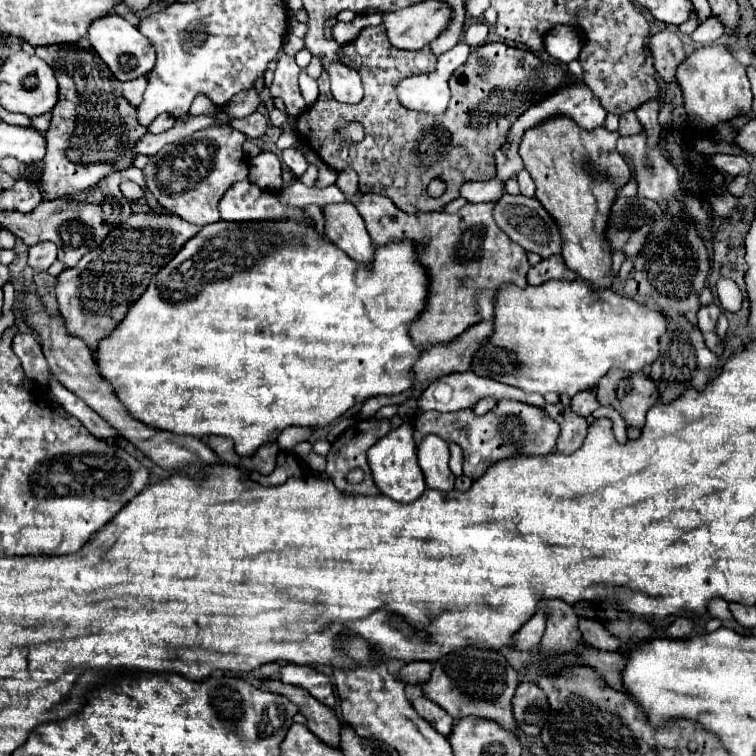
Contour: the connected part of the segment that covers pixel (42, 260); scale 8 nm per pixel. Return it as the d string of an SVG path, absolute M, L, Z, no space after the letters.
M40 242L34 244L28 250L28 266L36 272L44 272L50 268L50 264L56 260L56 246L52 242Z

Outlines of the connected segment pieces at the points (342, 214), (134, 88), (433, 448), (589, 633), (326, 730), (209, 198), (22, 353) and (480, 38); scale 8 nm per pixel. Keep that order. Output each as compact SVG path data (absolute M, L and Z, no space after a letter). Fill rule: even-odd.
M328 204L324 206L324 224L326 236L330 242L336 242L354 262L370 264L374 258L374 244L366 232L364 220L354 208L354 204Z
M142 76L142 78L136 78L136 80L132 80L132 82L124 82L122 84L122 96L132 104L132 106L138 106L140 102L142 102L142 94L144 94L144 90L146 90L146 84L148 84L148 80L146 80L146 76Z
M426 436L418 444L418 466L424 472L426 486L434 490L452 490L454 474L448 468L448 444L438 436Z
M580 618L580 632L584 636L584 642L594 648L594 650L604 650L604 652L618 652L620 650L620 640L612 636L600 622L596 620L586 620Z
M266 680L264 682L268 690L286 696L288 700L292 700L300 712L306 716L308 720L308 728L326 744L330 746L340 746L340 730L342 730L342 722L338 720L338 716L334 714L332 708L320 704L318 700L314 700L310 694L306 694L306 690L298 688L298 686L288 686L280 680Z
M210 126L200 132L196 132L190 138L184 138L180 144L168 144L158 154L148 158L144 172L144 182L148 192L158 200L162 208L166 208L172 214L178 214L182 220L204 226L218 222L218 202L222 194L238 180L248 178L248 160L242 150L246 136L230 126L218 128ZM208 146L214 148L210 162L208 162ZM156 162L156 166L154 166ZM170 172L176 176L184 176L188 182L188 190L170 190Z
M18 332L14 336L12 350L20 358L26 376L32 378L34 382L46 386L50 380L50 370L48 370L48 364L44 360L44 354L42 354L38 340L28 332Z
M472 24L464 30L464 38L466 38L466 44L476 48L486 42L488 36L488 26L486 24Z

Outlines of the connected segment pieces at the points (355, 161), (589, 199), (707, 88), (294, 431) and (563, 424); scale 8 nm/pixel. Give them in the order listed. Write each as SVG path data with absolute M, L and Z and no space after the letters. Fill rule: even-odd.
M384 26L364 28L354 42L344 44L338 50L338 60L342 64L354 68L360 74L362 84L364 84L364 100L360 104L356 104L356 106L336 102L332 98L332 94L330 94L326 72L322 72L320 78L318 78L318 88L320 88L318 100L314 104L310 104L294 122L296 138L300 138L300 142L304 142L306 148L316 150L316 154L330 168L334 168L336 172L342 172L346 168L354 168L358 178L360 178L360 190L362 192L384 194L400 210L412 212L412 214L414 212L434 212L434 210L442 212L446 208L446 204L460 198L462 182L494 178L494 174L496 174L494 152L498 150L498 146L502 146L502 142L506 142L506 134L508 134L510 126L516 122L516 118L520 114L524 114L524 110L530 108L532 104L538 104L544 98L548 98L550 94L554 94L556 90L564 88L568 84L568 80L570 80L568 70L566 70L564 64L542 62L540 58L536 58L528 50L520 50L520 48L500 44L500 54L494 56L494 62L496 62L496 66L502 66L502 62L504 62L504 86L498 88L496 84L490 84L490 88L488 88L488 84L476 84L476 114L472 114L474 108L468 108L468 104L462 104L462 108L460 108L460 104L452 102L448 106L448 112L444 112L444 116L430 116L430 114L406 110L404 106L398 104L398 100L396 100L396 82L406 76L406 72L404 72L406 60L404 60L404 50L398 50L398 48L390 46ZM346 122L360 122L364 126L364 140L360 144L354 144L354 142L348 142L348 140L340 138L338 130L342 126L346 126ZM434 178L440 178L442 182L446 182L446 192L440 198L432 198L428 194L428 184Z
M552 118L524 132L520 156L536 184L536 198L562 230L562 258L592 290L608 290L612 278L612 254L606 250L606 214L616 200L616 192L630 180L630 168L616 152L618 132L608 132L604 126L586 132L570 118ZM586 162L604 178L586 174Z
M706 46L692 52L678 66L676 78L684 92L684 110L688 114L688 122L696 132L708 132L720 122L746 116L752 108L752 92L746 78L746 68L724 46Z
M292 426L292 428L286 428L286 430L280 434L280 438L278 438L280 448L282 448L284 452L288 452L288 450L292 450L294 444L308 440L308 438L312 436L312 432L314 432L314 430L306 430L304 426Z
M560 402L556 404L546 404L546 412L560 424L560 438L556 442L556 450L562 454L572 454L576 452L588 432L588 424L582 416L574 414L570 406L564 406Z

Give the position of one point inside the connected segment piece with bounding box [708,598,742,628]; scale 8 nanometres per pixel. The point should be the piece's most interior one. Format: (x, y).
(717, 608)

